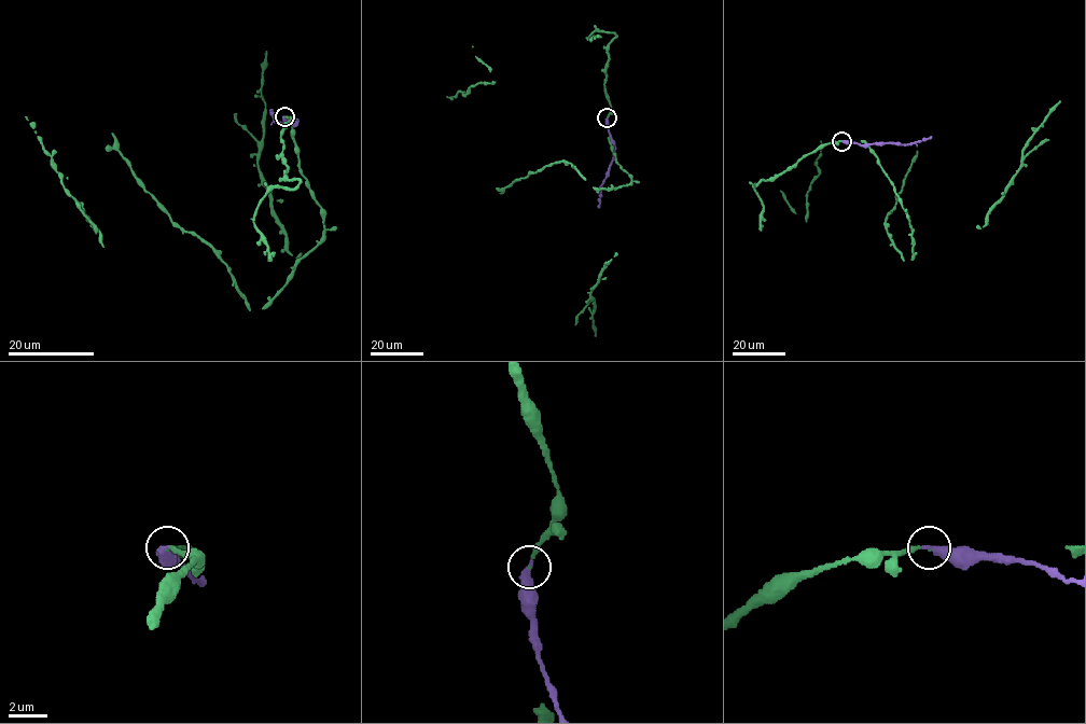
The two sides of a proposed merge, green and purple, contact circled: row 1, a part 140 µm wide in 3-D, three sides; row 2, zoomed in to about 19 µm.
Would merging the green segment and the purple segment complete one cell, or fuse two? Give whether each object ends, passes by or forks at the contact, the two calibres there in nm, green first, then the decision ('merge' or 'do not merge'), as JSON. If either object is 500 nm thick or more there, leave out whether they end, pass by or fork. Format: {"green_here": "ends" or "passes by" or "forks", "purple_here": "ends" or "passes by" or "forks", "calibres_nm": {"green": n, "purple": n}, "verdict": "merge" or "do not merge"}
{"green_here": "ends", "purple_here": "ends", "calibres_nm": {"green": 170, "purple": 480}, "verdict": "merge"}

